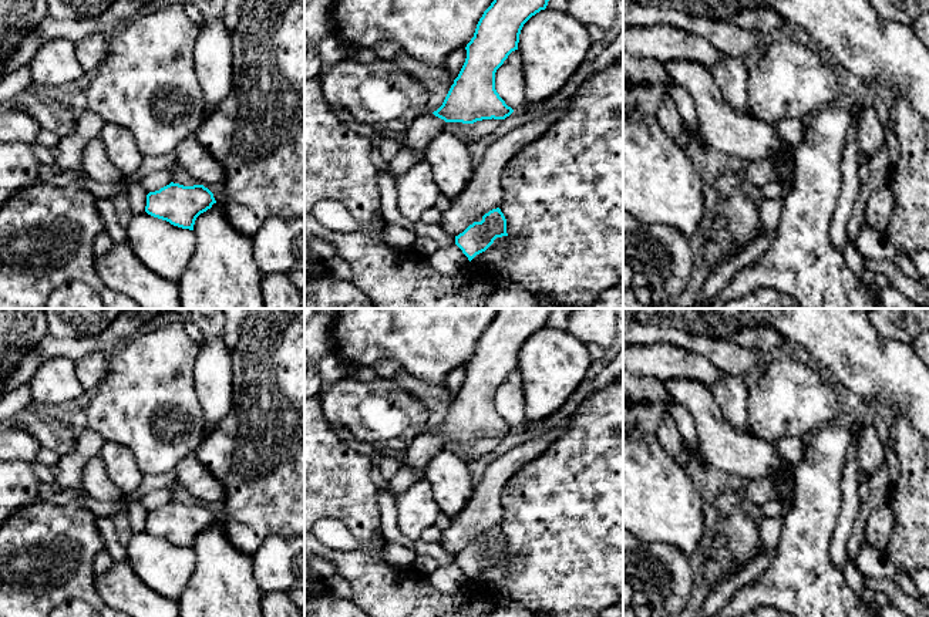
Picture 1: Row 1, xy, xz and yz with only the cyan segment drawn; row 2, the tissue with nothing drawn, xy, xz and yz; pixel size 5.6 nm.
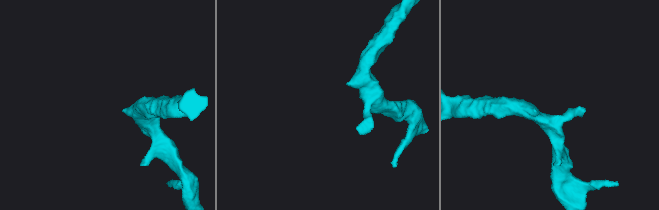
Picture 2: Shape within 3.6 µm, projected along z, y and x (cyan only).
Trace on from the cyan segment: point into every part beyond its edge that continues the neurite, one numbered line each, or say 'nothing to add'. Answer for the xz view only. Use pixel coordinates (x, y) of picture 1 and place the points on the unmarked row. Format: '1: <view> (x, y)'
1: xz (424, 447)

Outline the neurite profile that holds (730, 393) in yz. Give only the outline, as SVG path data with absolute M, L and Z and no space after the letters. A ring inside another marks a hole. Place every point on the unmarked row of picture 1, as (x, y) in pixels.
M723 372L711 385L711 392L723 417L741 434L748 434L748 390L747 384L734 375Z

